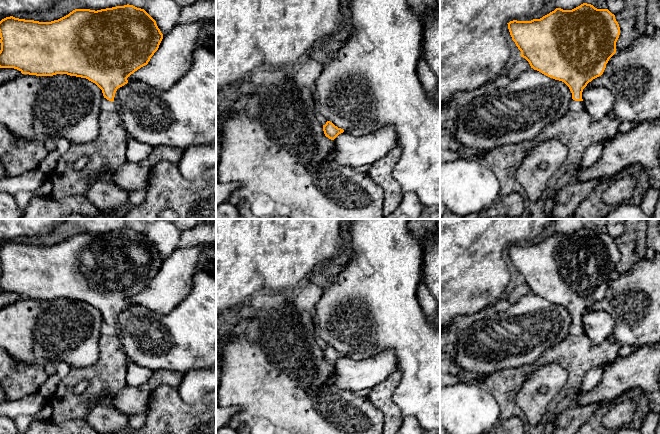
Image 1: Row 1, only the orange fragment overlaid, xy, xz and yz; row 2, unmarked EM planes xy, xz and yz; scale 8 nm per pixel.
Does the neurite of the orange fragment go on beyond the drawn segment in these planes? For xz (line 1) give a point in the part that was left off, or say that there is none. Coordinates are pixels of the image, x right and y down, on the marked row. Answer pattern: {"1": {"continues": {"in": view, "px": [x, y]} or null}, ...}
{"1": {"continues": null}}

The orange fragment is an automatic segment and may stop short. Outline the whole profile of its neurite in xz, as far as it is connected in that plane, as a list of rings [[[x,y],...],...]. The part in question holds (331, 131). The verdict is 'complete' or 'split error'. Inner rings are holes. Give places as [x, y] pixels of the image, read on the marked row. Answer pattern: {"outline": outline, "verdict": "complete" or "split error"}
{"outline": [[[327,121],[326,124],[323,125],[323,131],[325,136],[331,140],[334,140],[339,134],[344,132],[343,129],[338,128],[330,121]]], "verdict": "complete"}

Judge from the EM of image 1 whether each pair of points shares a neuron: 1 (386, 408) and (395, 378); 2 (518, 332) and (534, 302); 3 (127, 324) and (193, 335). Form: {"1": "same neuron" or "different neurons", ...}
{"1": "same neuron", "2": "same neuron", "3": "same neuron"}

